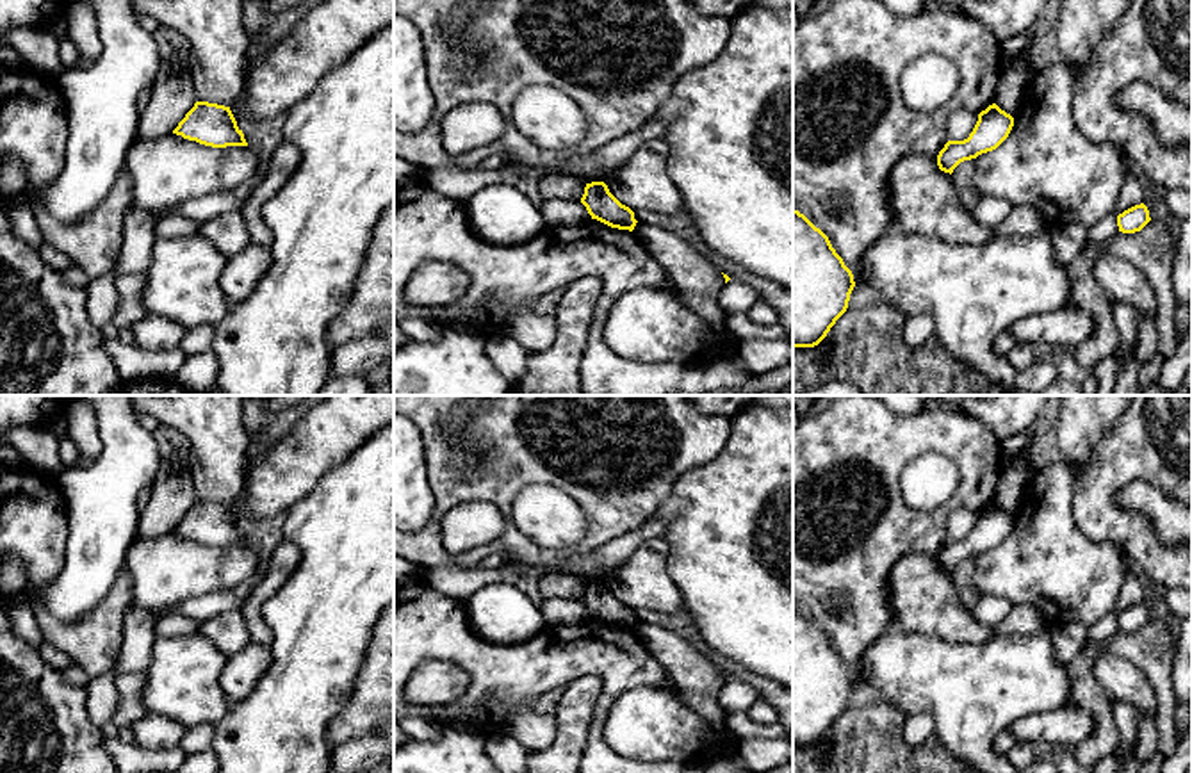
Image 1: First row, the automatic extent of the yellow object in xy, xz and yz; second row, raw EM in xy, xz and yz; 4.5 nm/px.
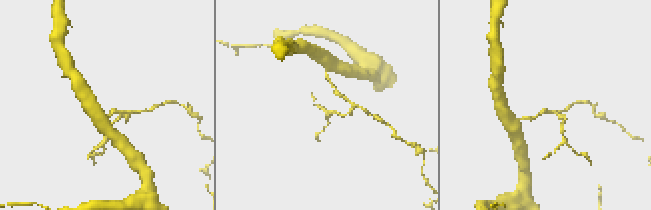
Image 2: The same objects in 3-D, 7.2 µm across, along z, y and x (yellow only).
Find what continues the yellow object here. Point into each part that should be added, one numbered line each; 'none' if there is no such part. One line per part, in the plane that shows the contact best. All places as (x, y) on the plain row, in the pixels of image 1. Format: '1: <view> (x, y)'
none

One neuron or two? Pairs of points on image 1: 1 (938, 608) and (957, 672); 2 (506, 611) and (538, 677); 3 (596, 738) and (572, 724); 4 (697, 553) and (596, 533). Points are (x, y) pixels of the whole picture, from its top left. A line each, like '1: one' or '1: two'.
1: two
2: two
3: two
4: two

